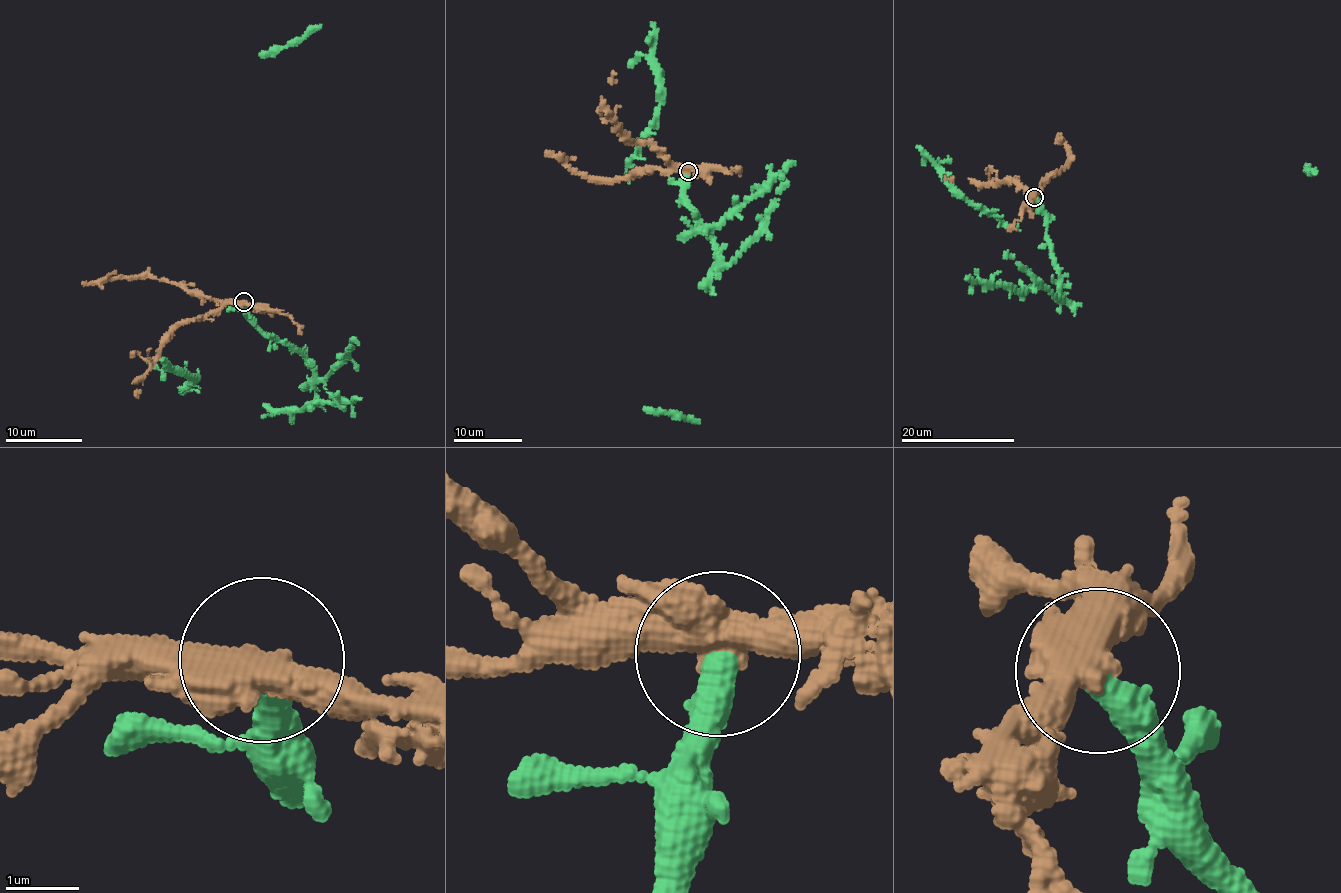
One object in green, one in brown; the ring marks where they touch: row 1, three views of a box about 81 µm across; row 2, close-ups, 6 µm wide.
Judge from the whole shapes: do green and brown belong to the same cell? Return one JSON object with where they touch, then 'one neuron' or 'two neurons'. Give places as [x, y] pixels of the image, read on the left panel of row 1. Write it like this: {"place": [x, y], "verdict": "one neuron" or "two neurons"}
{"place": [244, 301], "verdict": "two neurons"}

